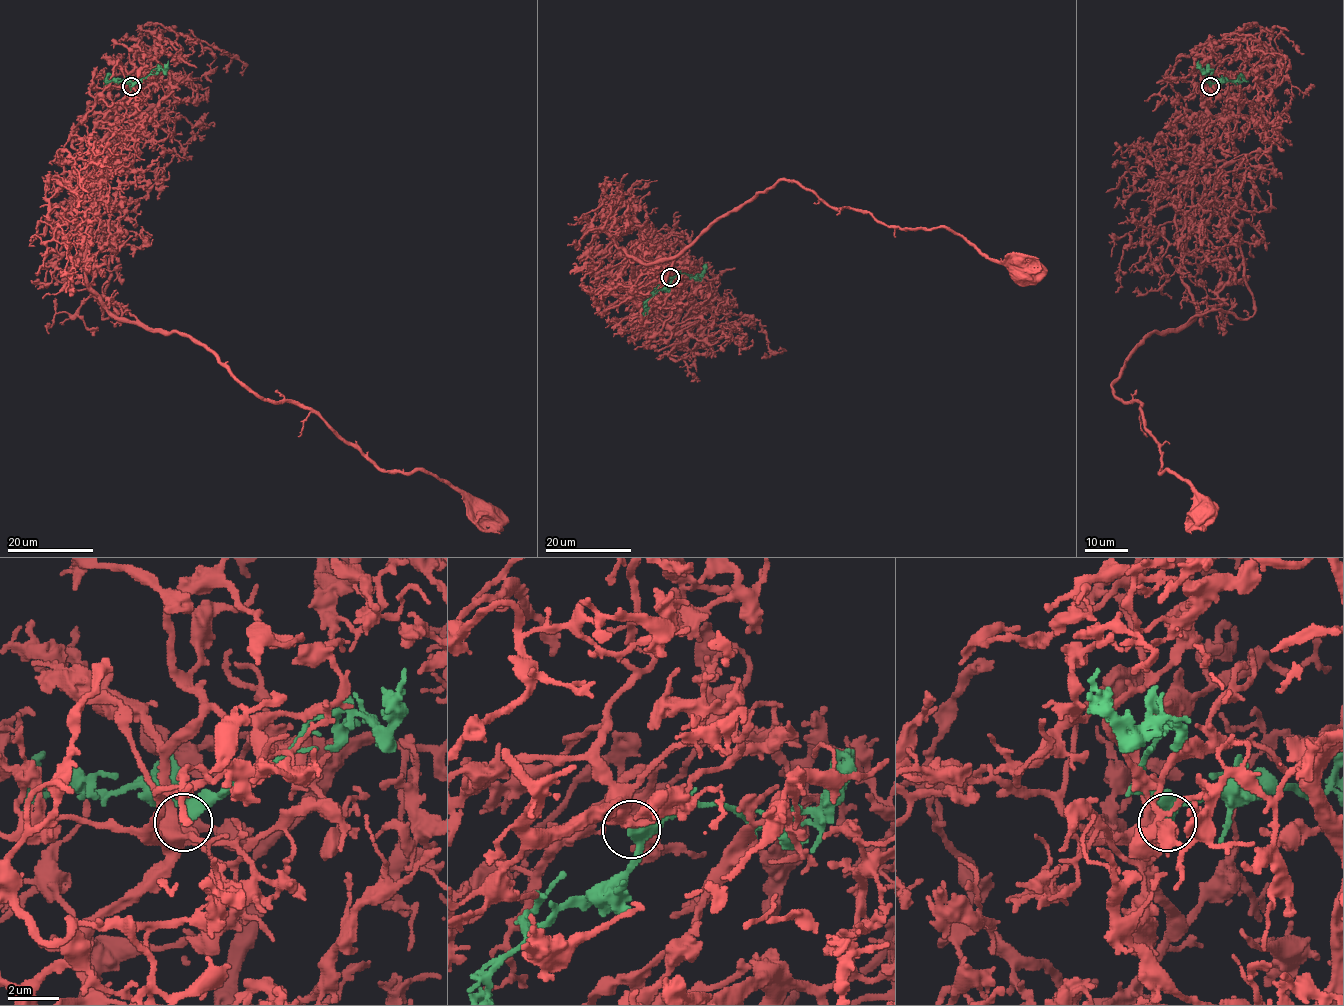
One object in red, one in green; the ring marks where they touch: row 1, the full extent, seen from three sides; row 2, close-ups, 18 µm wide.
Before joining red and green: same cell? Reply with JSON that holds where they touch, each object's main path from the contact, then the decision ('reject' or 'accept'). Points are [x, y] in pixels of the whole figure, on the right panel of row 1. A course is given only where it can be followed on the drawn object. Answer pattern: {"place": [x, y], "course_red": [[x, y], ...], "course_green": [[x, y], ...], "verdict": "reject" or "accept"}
{"place": [1210, 86], "course_red": [[1209, 86], [1182, 264], [1197, 314], [1149, 336], [1112, 387], [1140, 404], [1159, 472], [1183, 478], [1206, 511]], "course_green": [[1209, 86], [1206, 77], [1209, 70], [1202, 69], [1198, 60]], "verdict": "accept"}

